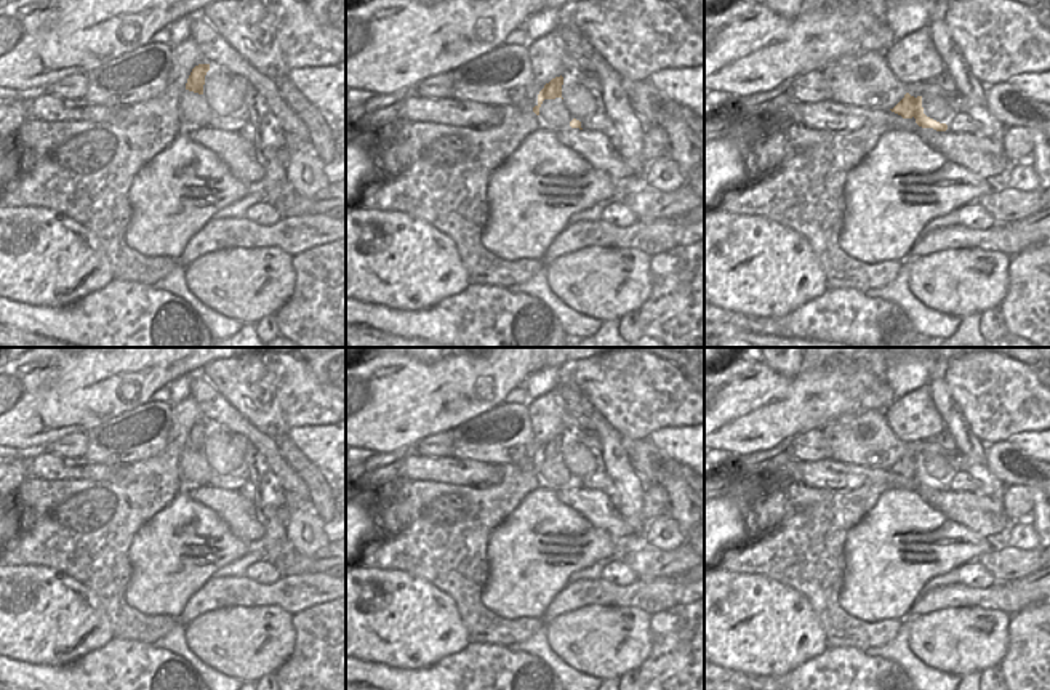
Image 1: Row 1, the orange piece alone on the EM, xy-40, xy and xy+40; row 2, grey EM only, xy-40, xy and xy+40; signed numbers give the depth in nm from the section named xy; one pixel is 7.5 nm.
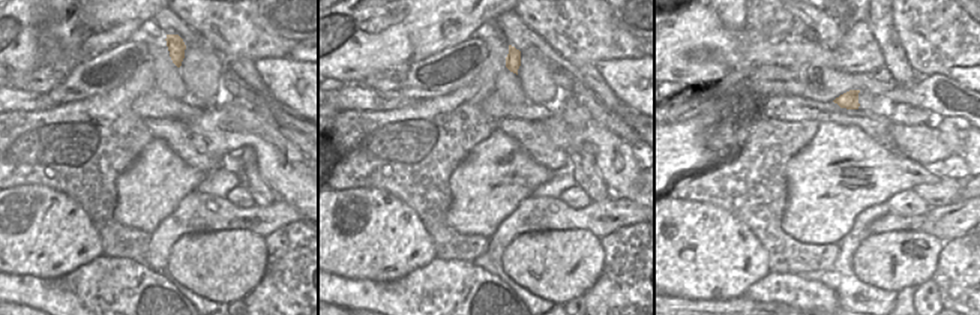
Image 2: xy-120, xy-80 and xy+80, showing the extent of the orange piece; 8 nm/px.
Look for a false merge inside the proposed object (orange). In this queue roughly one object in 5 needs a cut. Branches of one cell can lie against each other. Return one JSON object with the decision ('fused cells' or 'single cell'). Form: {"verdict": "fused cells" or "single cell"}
{"verdict": "single cell"}

